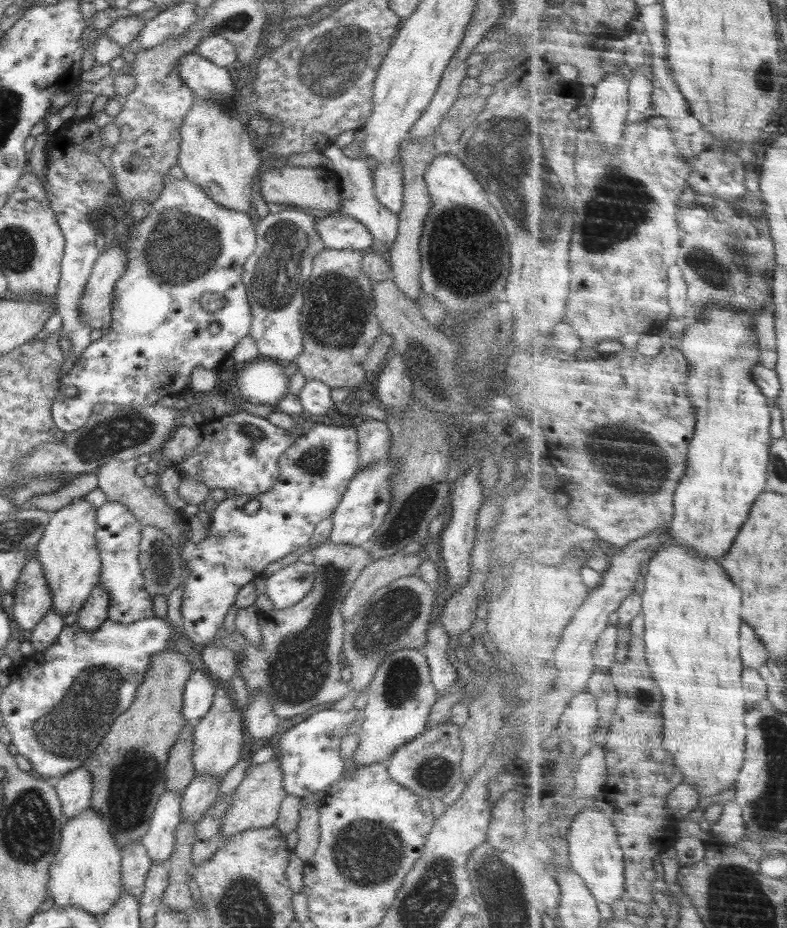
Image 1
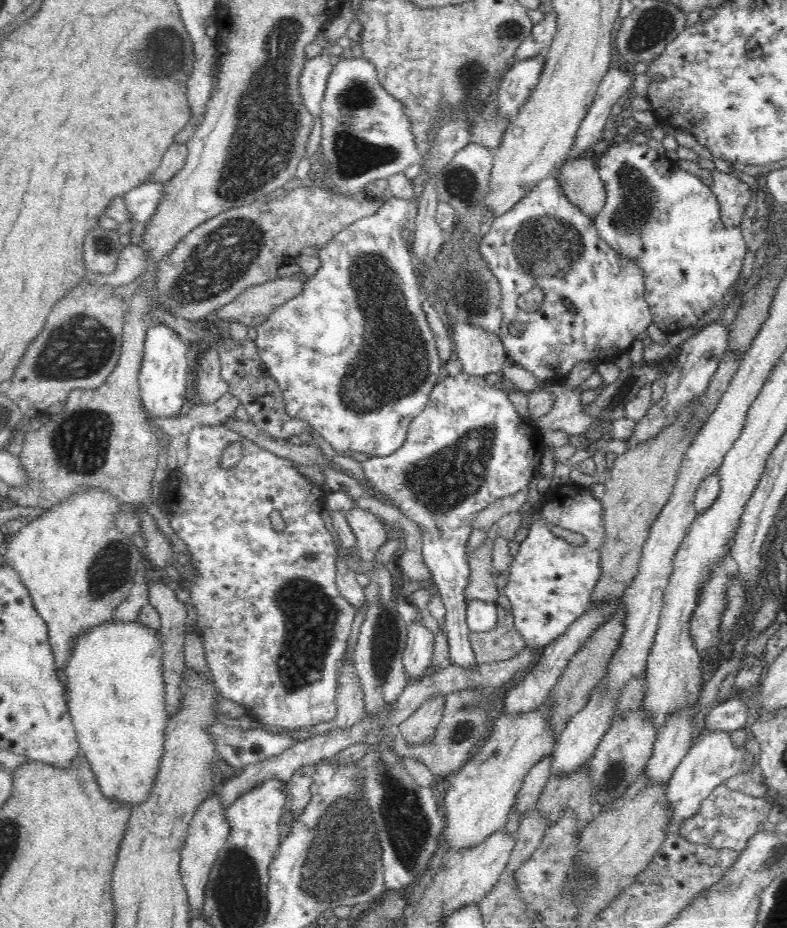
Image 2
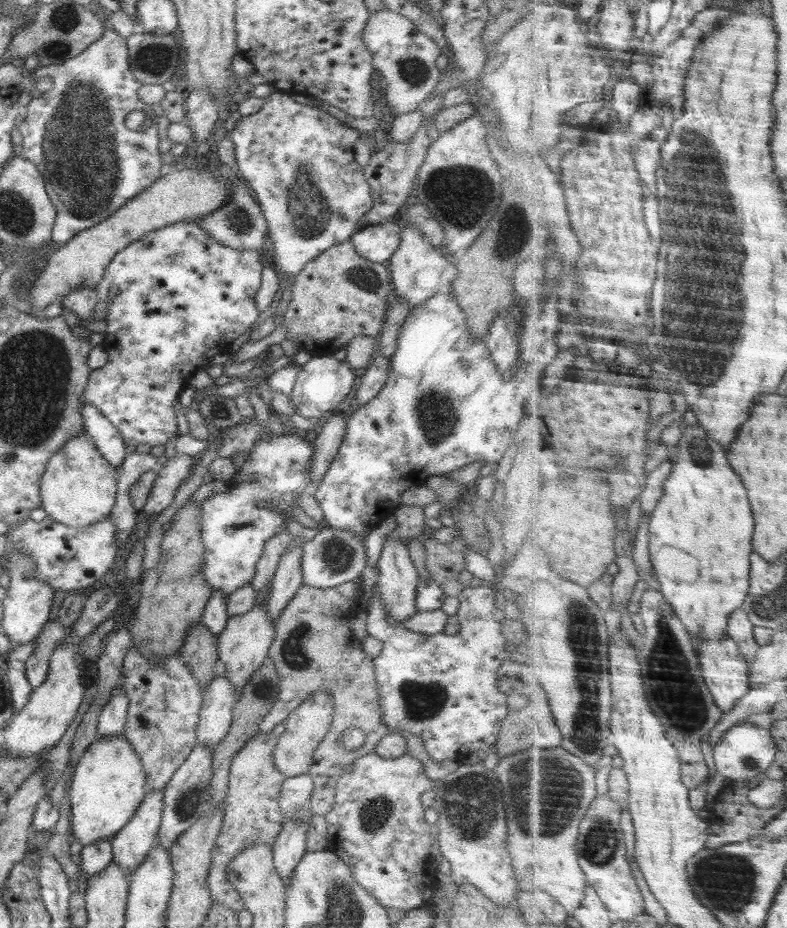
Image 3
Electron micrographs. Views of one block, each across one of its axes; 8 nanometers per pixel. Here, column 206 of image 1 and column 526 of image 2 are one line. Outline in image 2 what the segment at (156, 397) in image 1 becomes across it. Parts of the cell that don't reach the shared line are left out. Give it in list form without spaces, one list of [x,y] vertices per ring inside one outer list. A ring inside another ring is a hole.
[[[558,169],[552,170],[548,178],[540,180],[512,210],[495,218],[479,246],[487,267],[500,283],[502,302],[499,307],[503,319],[498,336],[514,365],[530,371],[544,387],[564,385],[577,363],[588,362],[596,367],[606,362],[613,363],[627,353],[637,336],[646,332],[654,322],[644,296],[645,282],[641,268],[599,237],[593,219],[574,206],[563,193],[557,181]],[[534,286],[540,286],[546,293],[542,308],[536,312],[518,312],[518,296],[530,292]],[[514,320],[520,320],[526,326],[522,337],[510,335],[508,325]]]

